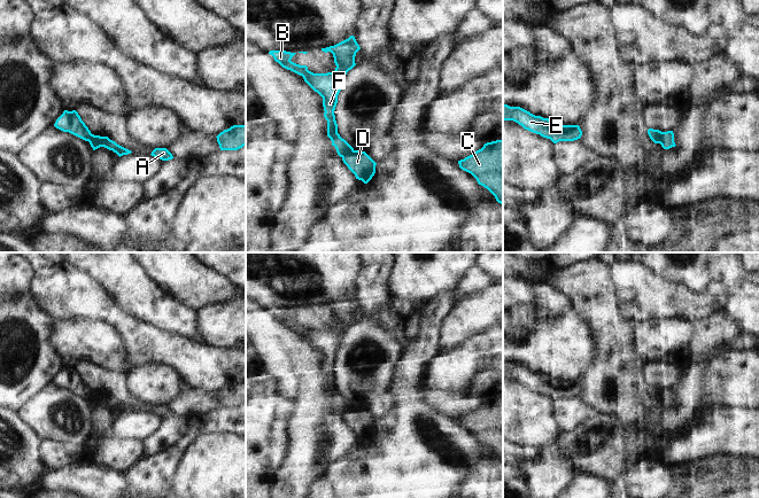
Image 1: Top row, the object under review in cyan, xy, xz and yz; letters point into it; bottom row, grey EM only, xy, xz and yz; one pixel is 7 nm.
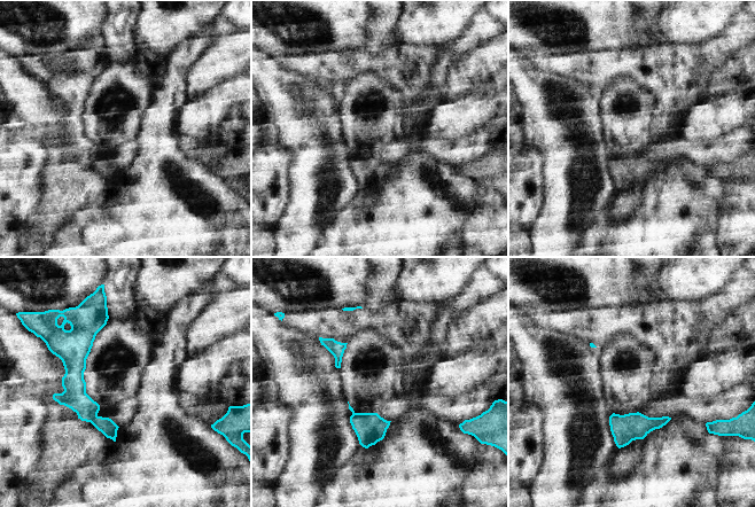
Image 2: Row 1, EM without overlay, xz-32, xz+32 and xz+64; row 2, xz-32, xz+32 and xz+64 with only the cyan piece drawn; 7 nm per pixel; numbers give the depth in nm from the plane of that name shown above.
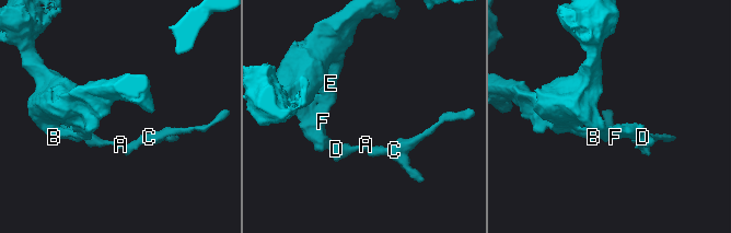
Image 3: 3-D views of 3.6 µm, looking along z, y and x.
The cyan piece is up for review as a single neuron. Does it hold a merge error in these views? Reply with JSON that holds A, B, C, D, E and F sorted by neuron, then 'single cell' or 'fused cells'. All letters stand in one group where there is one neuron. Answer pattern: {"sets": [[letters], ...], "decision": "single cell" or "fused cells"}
{"sets": [["A", "C", "D"], ["B", "E", "F"]], "decision": "fused cells"}

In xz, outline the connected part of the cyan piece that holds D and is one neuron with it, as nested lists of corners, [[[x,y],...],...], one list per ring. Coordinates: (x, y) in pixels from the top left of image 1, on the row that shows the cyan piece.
[[[348,151],[342,161],[355,174],[356,179],[362,180],[364,184],[367,184],[375,173],[377,163],[365,151]]]

